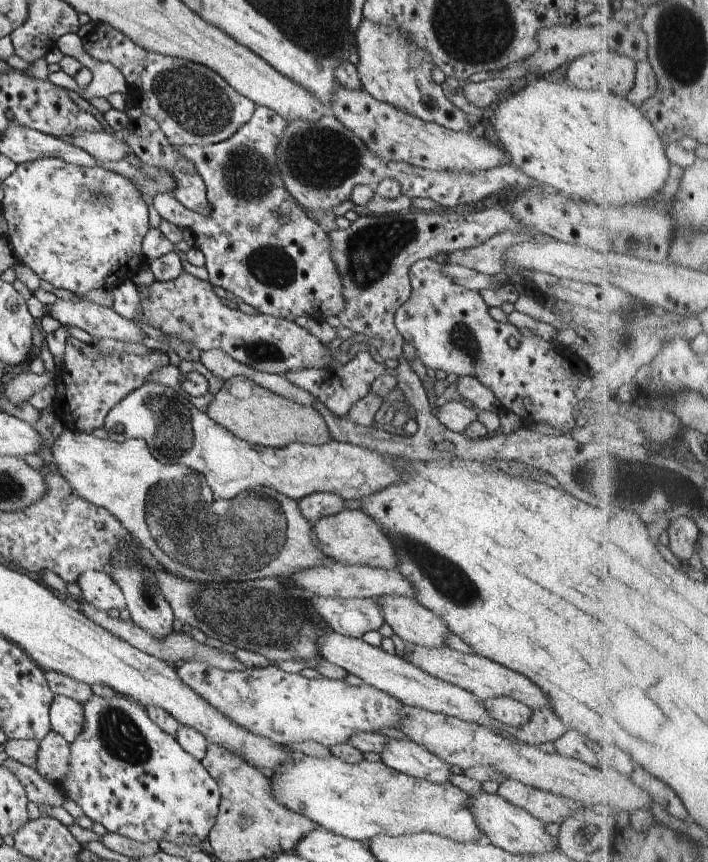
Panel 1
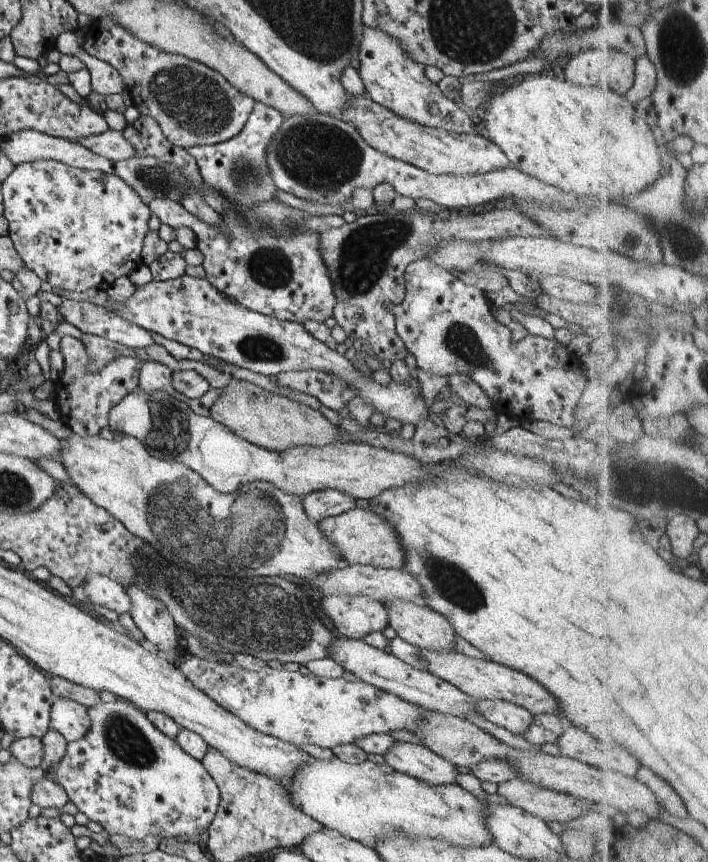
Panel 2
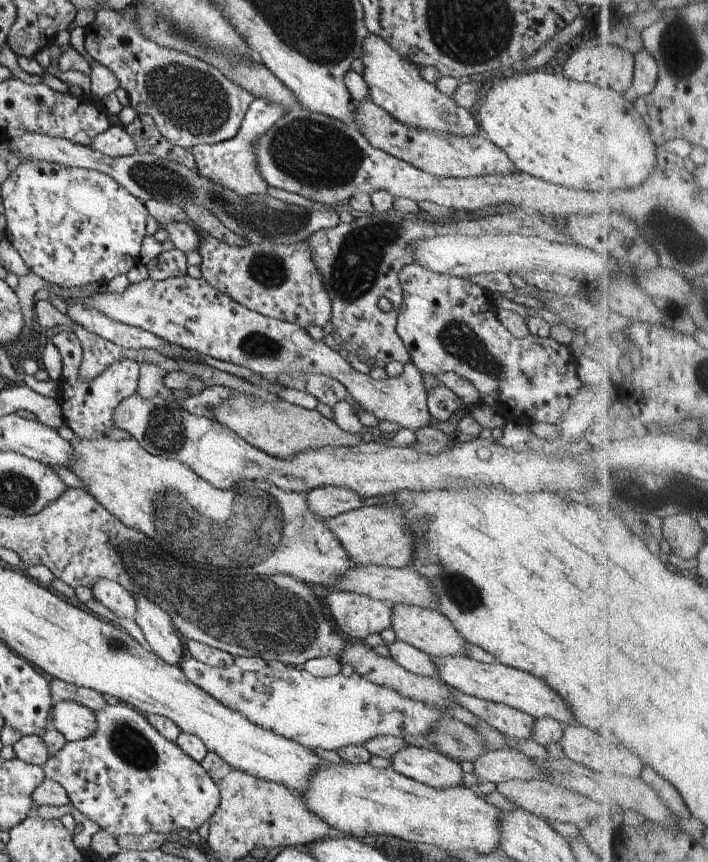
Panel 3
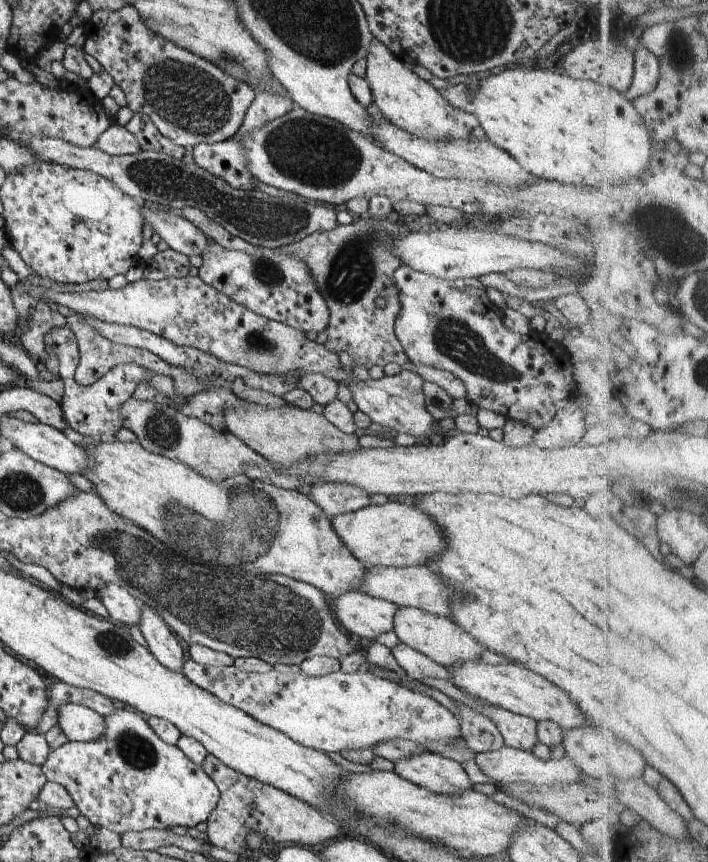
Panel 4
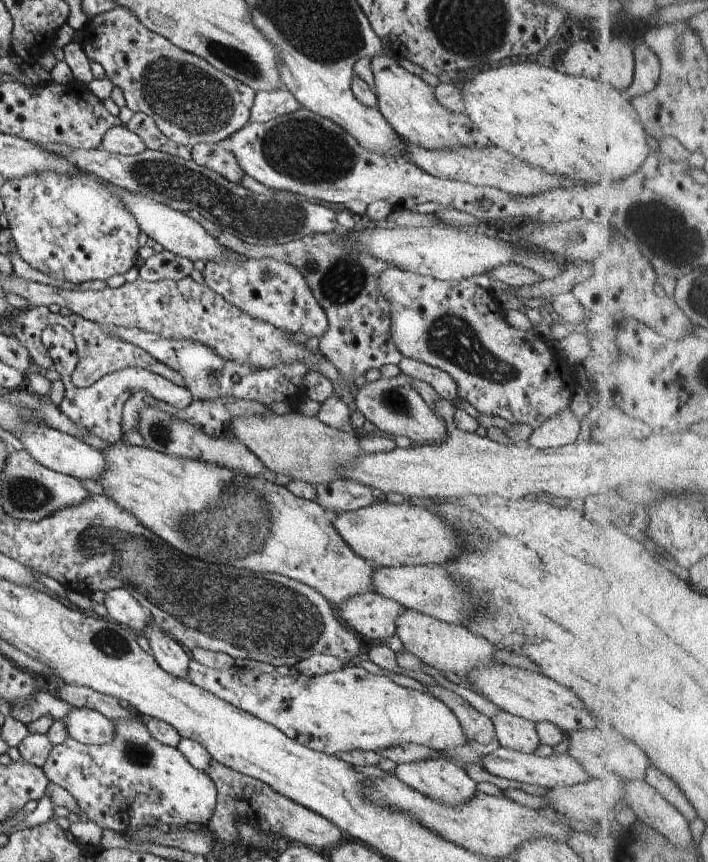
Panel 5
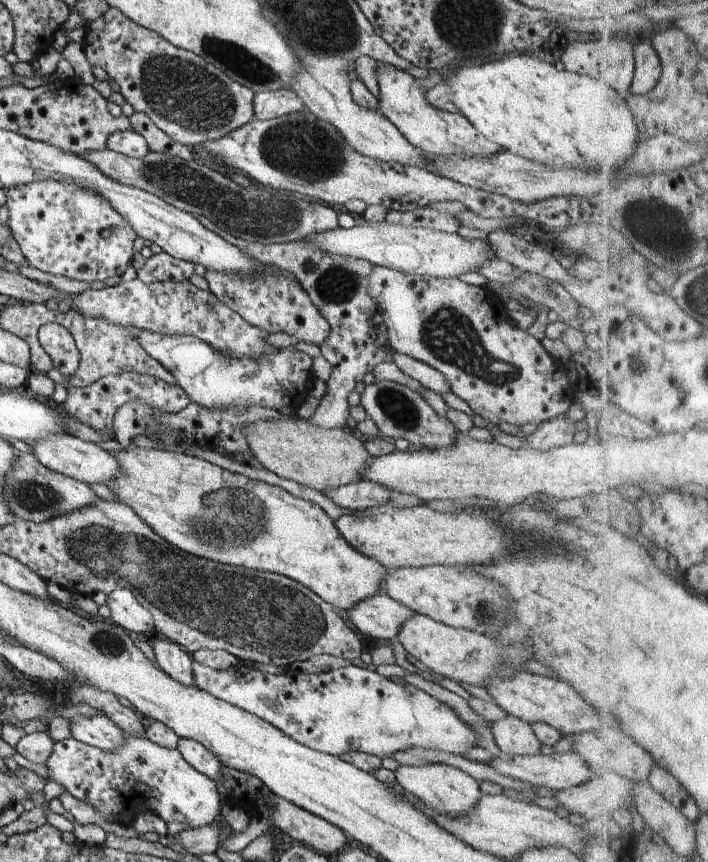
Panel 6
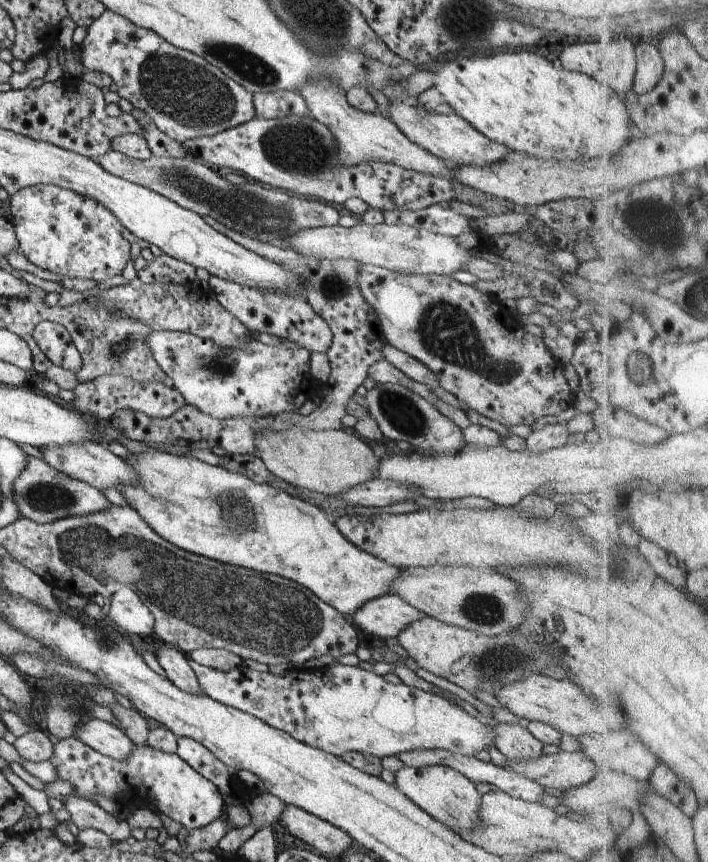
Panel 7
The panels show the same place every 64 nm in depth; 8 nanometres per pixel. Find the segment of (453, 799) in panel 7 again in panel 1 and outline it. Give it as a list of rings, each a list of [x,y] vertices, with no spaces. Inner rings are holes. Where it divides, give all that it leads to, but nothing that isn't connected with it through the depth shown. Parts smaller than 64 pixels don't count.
[[[387,737],[380,758],[386,766],[398,772],[433,783],[448,782],[452,776],[450,765],[445,760],[410,739]]]

